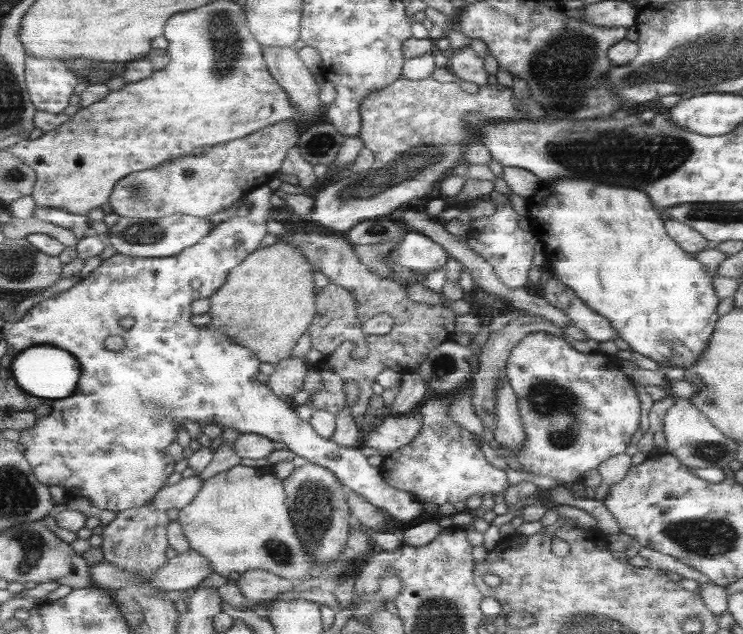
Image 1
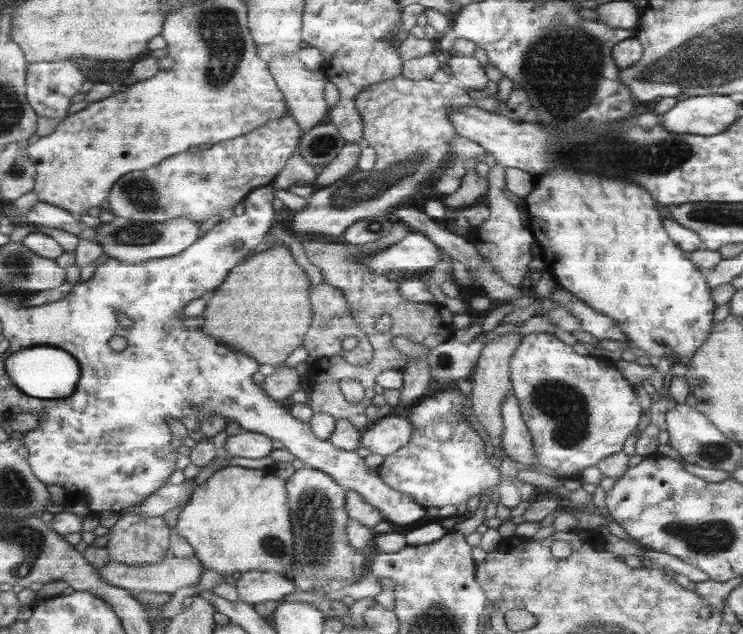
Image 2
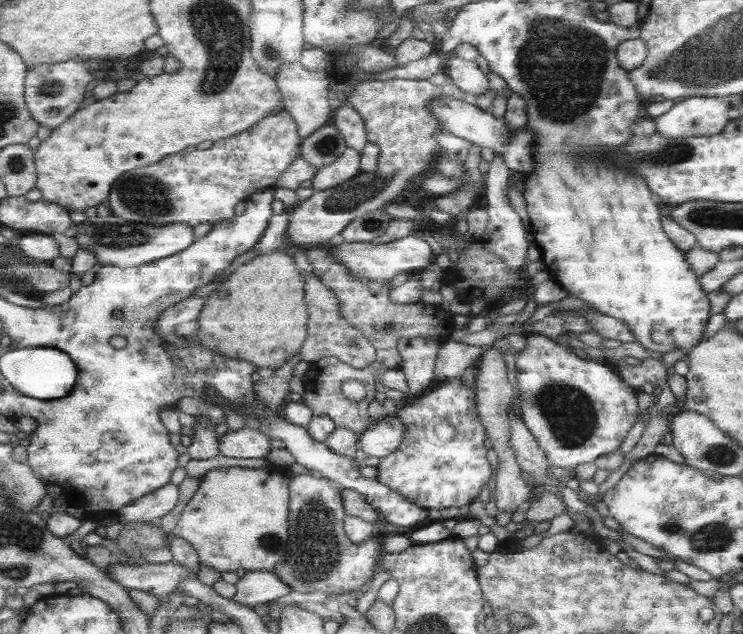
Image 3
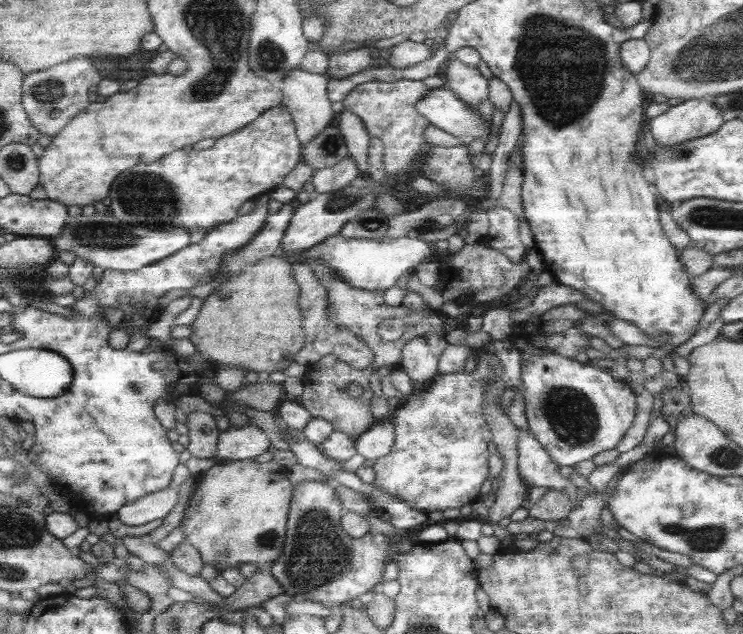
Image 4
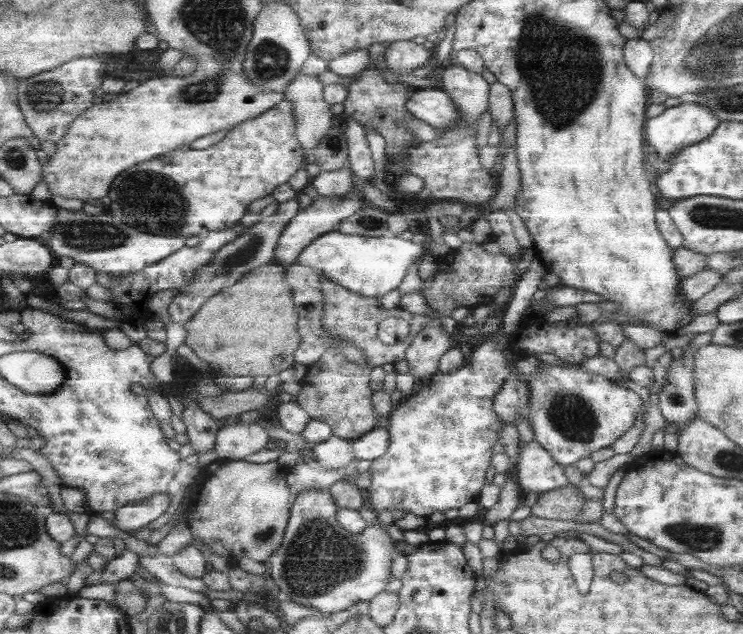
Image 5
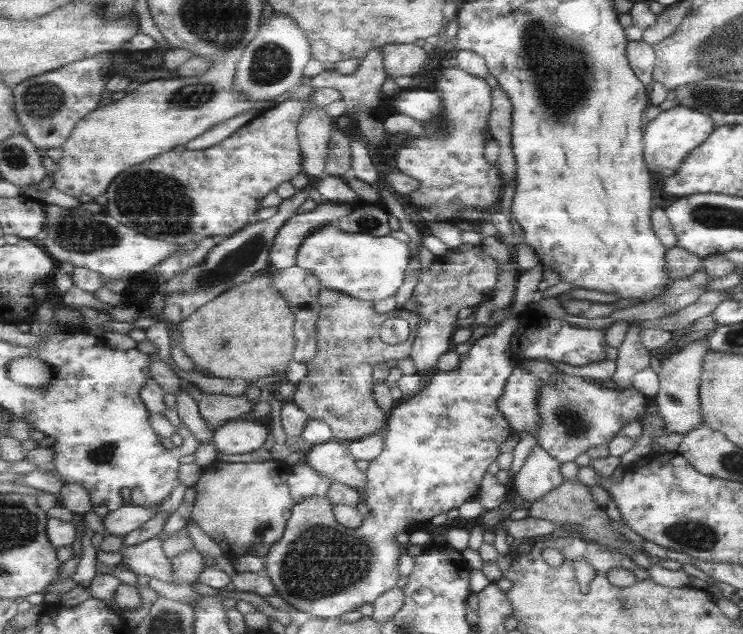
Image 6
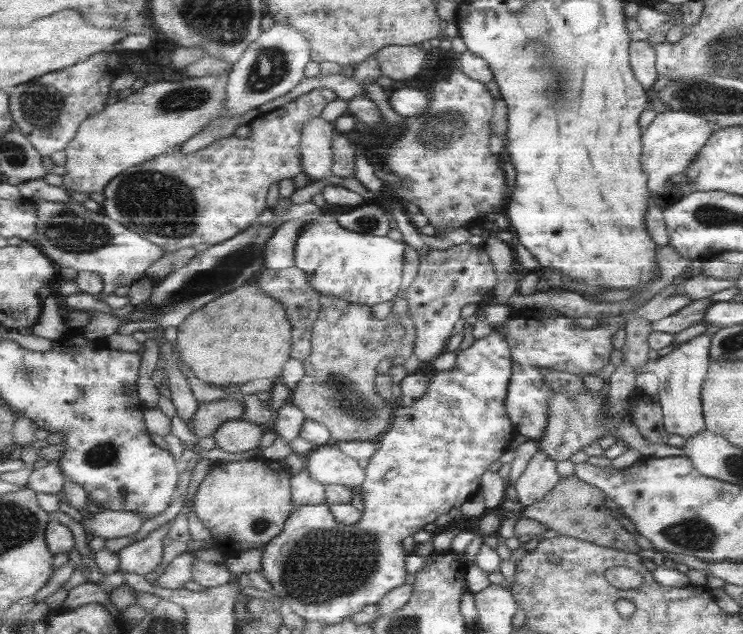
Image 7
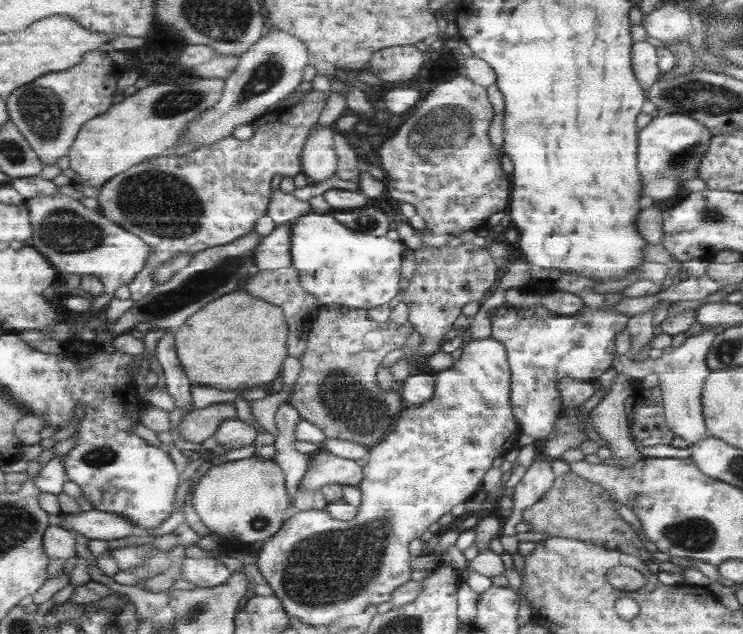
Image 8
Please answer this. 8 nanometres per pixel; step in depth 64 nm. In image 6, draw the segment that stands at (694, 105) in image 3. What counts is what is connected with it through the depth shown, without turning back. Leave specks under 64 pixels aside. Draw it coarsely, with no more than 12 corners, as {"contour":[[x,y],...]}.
{"contour":[[675,106],[642,127],[653,188],[714,129],[701,111]]}

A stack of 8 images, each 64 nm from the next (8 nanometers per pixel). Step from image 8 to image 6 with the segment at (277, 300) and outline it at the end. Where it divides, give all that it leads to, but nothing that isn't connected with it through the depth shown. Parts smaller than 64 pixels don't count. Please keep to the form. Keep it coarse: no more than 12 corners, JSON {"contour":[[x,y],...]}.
{"contour":[[298,264],[272,281],[296,316],[294,360],[319,352],[322,282]]}

